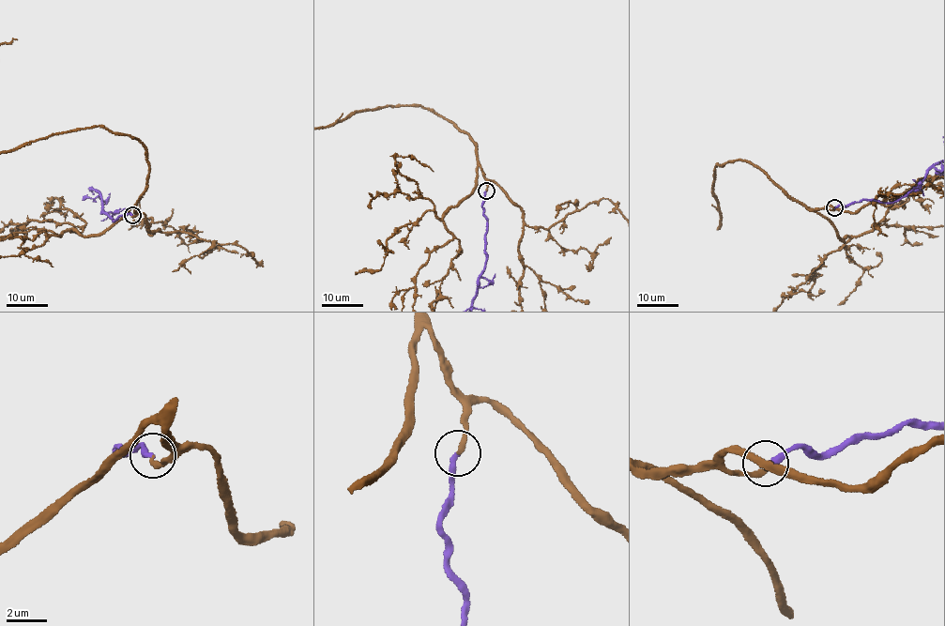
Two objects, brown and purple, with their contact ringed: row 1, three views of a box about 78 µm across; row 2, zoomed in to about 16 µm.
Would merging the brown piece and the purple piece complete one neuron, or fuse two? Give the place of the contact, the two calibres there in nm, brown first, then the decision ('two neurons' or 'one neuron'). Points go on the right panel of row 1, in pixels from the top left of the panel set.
(834, 207) | 240/280 nm | one neuron

